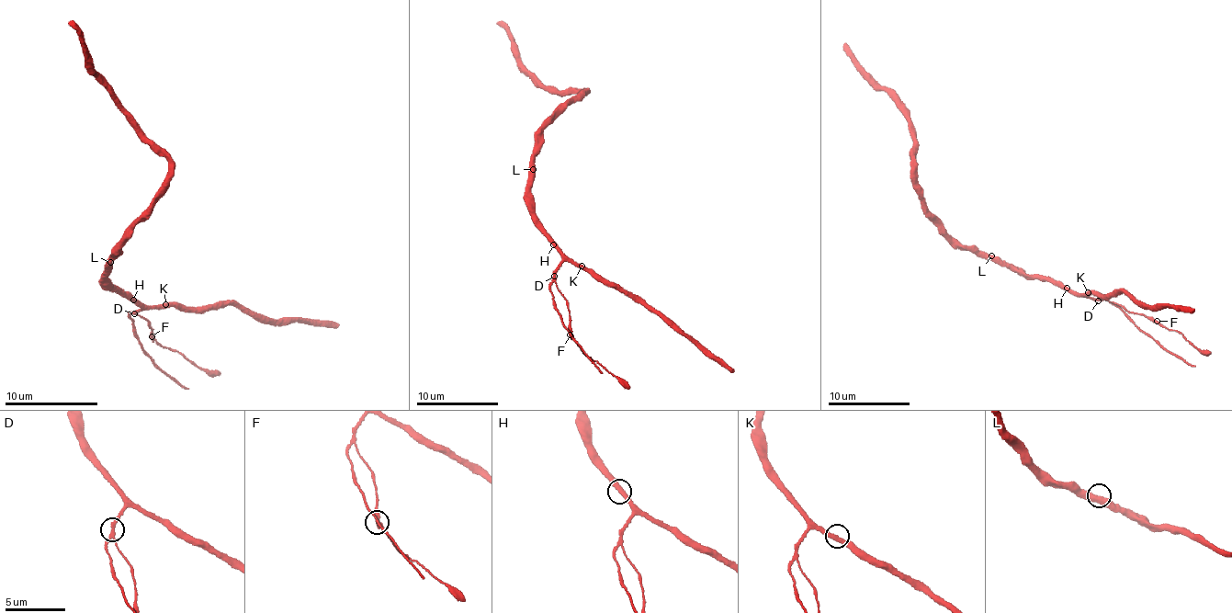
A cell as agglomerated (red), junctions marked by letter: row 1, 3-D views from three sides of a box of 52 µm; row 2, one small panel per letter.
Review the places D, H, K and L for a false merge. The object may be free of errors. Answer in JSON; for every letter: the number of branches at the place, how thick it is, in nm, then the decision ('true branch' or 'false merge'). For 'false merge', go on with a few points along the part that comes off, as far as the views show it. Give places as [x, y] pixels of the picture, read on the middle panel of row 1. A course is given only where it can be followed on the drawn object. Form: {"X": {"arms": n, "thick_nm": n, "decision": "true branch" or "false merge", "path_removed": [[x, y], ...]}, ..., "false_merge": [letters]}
{"D": {"arms": 3, "thick_nm": 240, "decision": "false merge", "path_removed": [[553, 276], [556, 286], [568, 304], [570, 334], [586, 355], [629, 388]]}, "H": {"arms": 2, "thick_nm": 420, "decision": "true branch"}, "K": {"arms": 2, "thick_nm": 400, "decision": "true branch"}, "L": {"arms": 2, "thick_nm": 600, "decision": "true branch"}, "false_merge": ["D"]}

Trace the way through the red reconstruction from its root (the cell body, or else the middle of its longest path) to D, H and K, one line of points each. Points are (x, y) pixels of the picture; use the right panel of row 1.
D: (991, 259), (1001, 259), (1030, 276), (1051, 278), (1079, 296), (1098, 300)
H: (991, 259), (1001, 259), (1030, 276), (1051, 278), (1067, 288)
K: (991, 259), (1001, 259), (1030, 276), (1053, 278), (1078, 294), (1088, 292)

